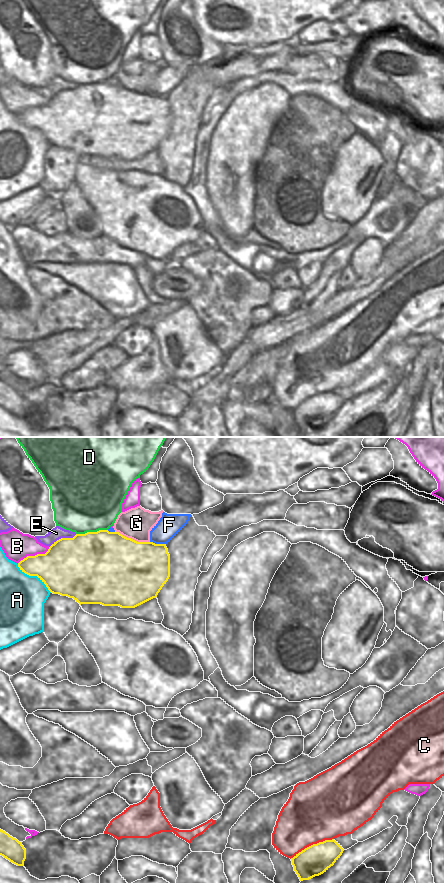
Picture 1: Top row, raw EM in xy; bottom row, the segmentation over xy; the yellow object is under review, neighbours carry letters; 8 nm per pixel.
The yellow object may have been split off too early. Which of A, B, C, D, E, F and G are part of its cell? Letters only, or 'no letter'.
no letter

